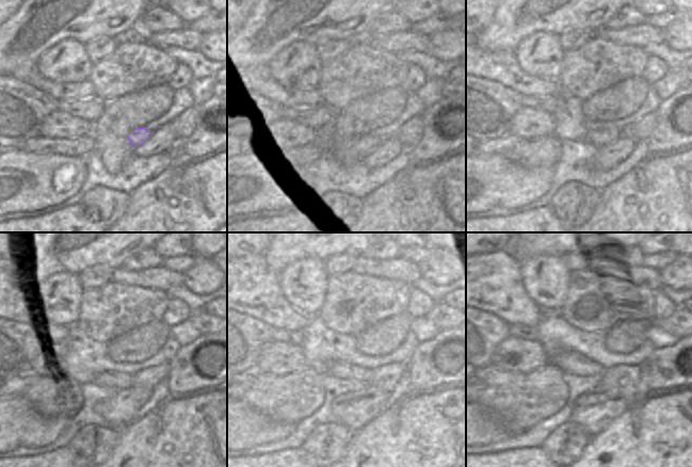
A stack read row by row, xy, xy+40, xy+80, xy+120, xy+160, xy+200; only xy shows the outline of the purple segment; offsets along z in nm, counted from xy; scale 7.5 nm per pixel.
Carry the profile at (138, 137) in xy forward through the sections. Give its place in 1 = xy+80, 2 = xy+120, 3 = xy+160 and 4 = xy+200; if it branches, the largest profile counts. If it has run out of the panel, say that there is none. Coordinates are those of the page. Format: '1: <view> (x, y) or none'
1: xy+80 (598, 139)
2: xy+120 (117, 380)
3: xy+160 (341, 370)
4: xy+200 (572, 363)

